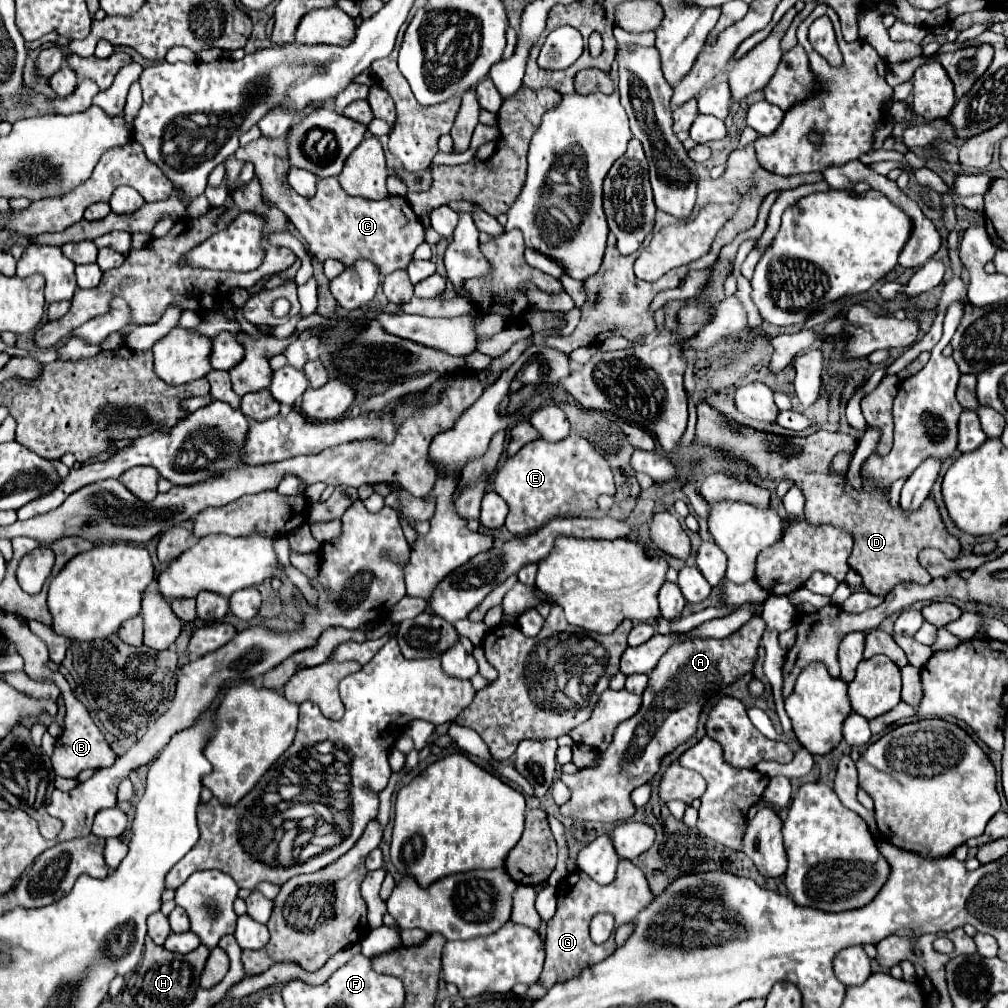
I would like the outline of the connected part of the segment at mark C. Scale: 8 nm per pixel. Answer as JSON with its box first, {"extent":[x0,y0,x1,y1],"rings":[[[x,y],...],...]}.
{"extent":[235,135,425,275],"rings":[[[287,135],[269,139],[259,137],[249,145],[241,147],[235,157],[245,163],[255,165],[255,177],[259,179],[263,203],[269,207],[281,209],[287,219],[297,227],[297,231],[307,241],[311,255],[319,261],[327,257],[341,261],[346,267],[359,259],[367,259],[379,267],[381,275],[389,275],[397,269],[405,269],[413,259],[415,249],[421,245],[421,235],[425,235],[423,223],[411,211],[403,197],[387,199],[363,199],[347,195],[337,179],[319,181],[317,195],[313,199],[301,197],[287,183],[287,165],[289,165],[289,139]]]}

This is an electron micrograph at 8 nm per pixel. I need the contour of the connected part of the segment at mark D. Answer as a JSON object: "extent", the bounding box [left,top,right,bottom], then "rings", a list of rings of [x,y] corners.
{"extent":[695,403,961,595],"rings":[[[701,403],[697,407],[697,435],[695,437],[697,437],[699,443],[707,443],[709,447],[717,449],[719,453],[731,453],[733,457],[745,459],[749,465],[753,465],[757,469],[757,473],[761,473],[765,477],[773,477],[773,479],[775,477],[777,479],[791,477],[795,481],[795,485],[803,489],[805,519],[811,525],[823,525],[823,523],[825,525],[839,525],[841,529],[847,529],[849,533],[853,533],[855,547],[853,547],[848,562],[850,567],[863,577],[863,586],[867,587],[867,591],[873,593],[873,595],[887,595],[897,583],[903,583],[903,581],[927,585],[931,581],[931,575],[917,561],[917,553],[921,549],[937,547],[949,559],[955,559],[961,551],[959,539],[947,533],[933,495],[929,495],[917,511],[903,511],[901,507],[891,507],[889,505],[889,489],[879,489],[875,481],[869,481],[869,479],[863,477],[863,487],[853,489],[851,483],[847,481],[847,477],[831,475],[831,461],[837,453],[849,453],[849,455],[855,453],[859,441],[853,439],[851,435],[837,433],[837,431],[835,433],[817,431],[817,433],[811,433],[809,437],[779,437],[779,435],[769,435],[769,433],[749,429],[749,427],[739,429],[739,425],[727,421],[717,409],[711,409],[707,403]]]}

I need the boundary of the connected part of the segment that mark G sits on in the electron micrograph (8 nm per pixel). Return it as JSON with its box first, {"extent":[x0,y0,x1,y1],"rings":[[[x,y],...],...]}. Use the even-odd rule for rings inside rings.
{"extent":[539,859,653,989],"rings":[[[627,859],[619,861],[617,877],[611,885],[591,883],[589,877],[581,871],[569,873],[565,877],[565,893],[563,893],[563,881],[557,889],[557,911],[547,921],[547,959],[545,959],[545,967],[539,977],[539,983],[545,989],[551,989],[555,983],[561,983],[561,981],[567,981],[567,979],[579,975],[581,969],[603,961],[605,957],[609,957],[615,951],[613,936],[600,945],[589,939],[589,923],[595,913],[601,913],[601,911],[613,913],[615,932],[619,925],[633,921],[639,915],[639,911],[643,911],[649,905],[651,899],[653,899],[653,893],[649,891],[643,871],[637,869]]]}

